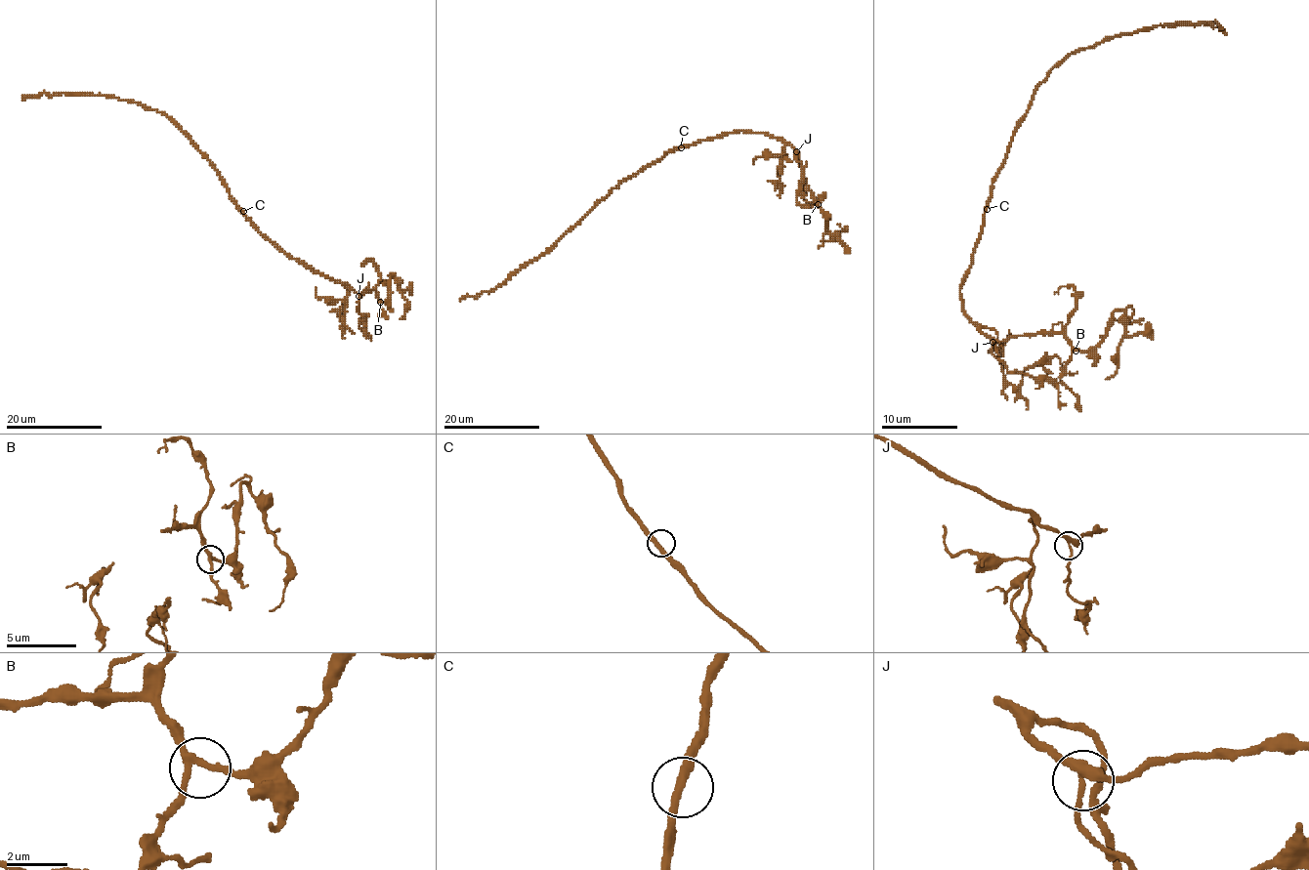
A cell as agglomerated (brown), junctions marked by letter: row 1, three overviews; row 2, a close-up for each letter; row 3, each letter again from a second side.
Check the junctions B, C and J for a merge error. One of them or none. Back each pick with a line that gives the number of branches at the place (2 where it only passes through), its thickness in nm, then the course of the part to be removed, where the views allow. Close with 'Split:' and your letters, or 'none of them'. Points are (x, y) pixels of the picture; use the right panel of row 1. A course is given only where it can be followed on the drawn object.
Split: none of them

